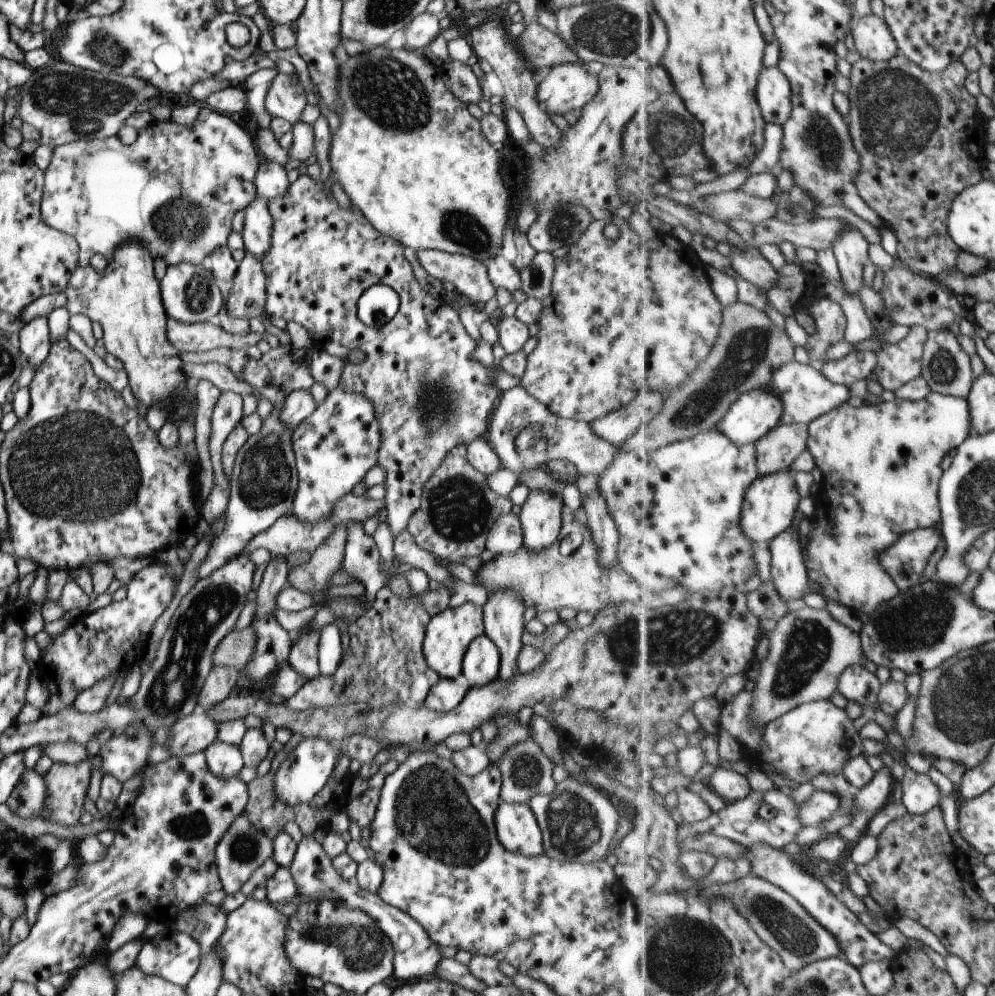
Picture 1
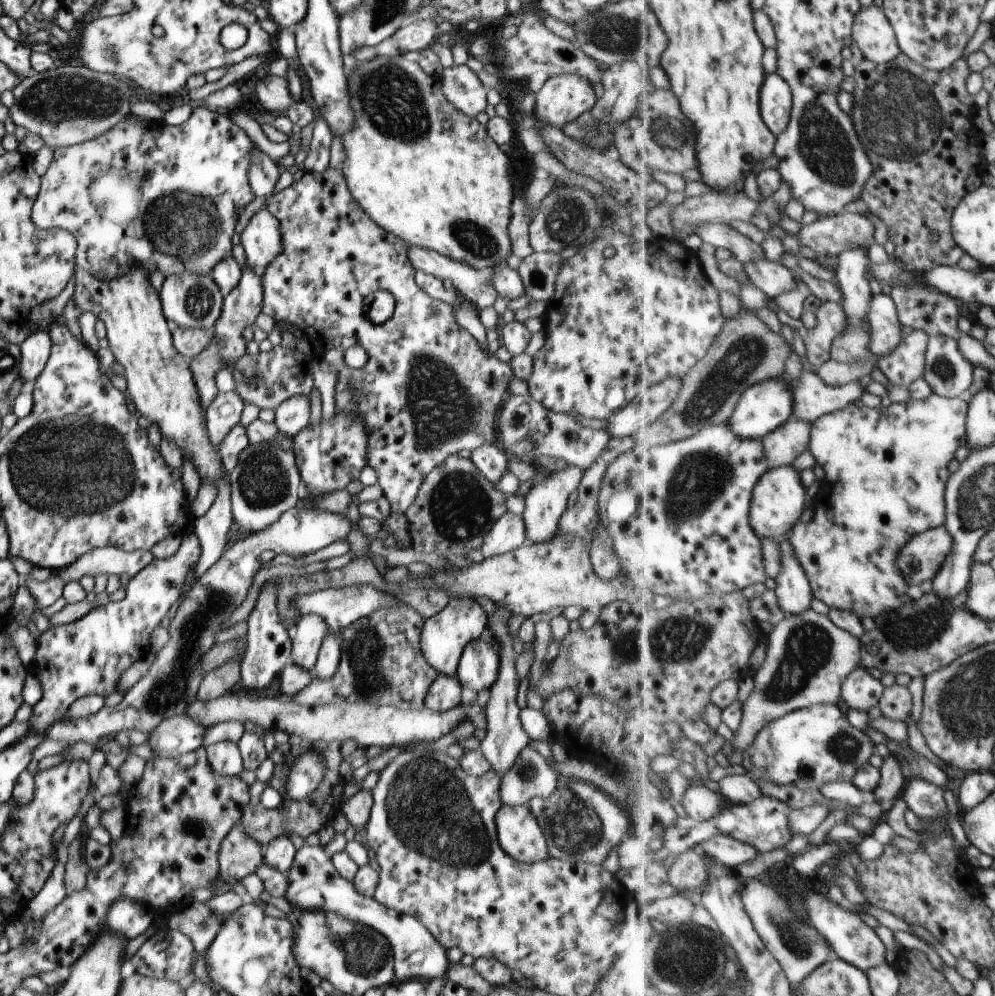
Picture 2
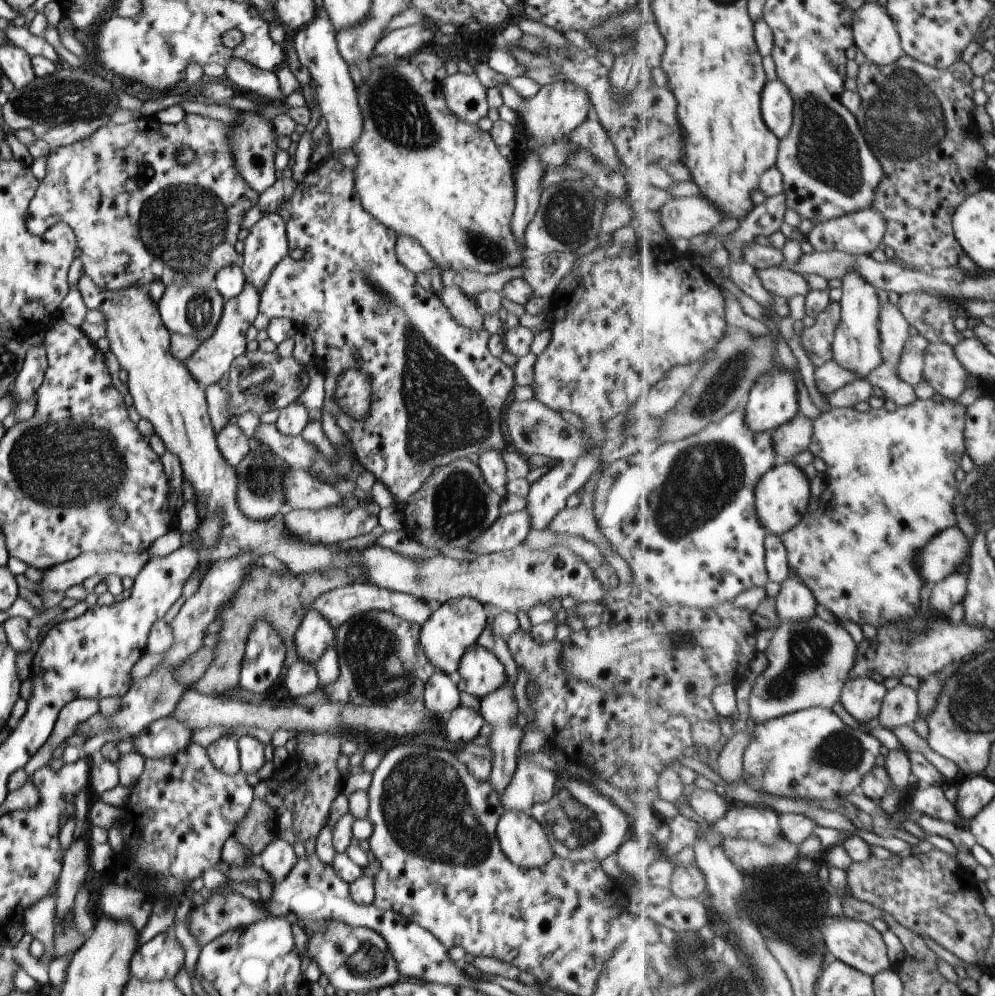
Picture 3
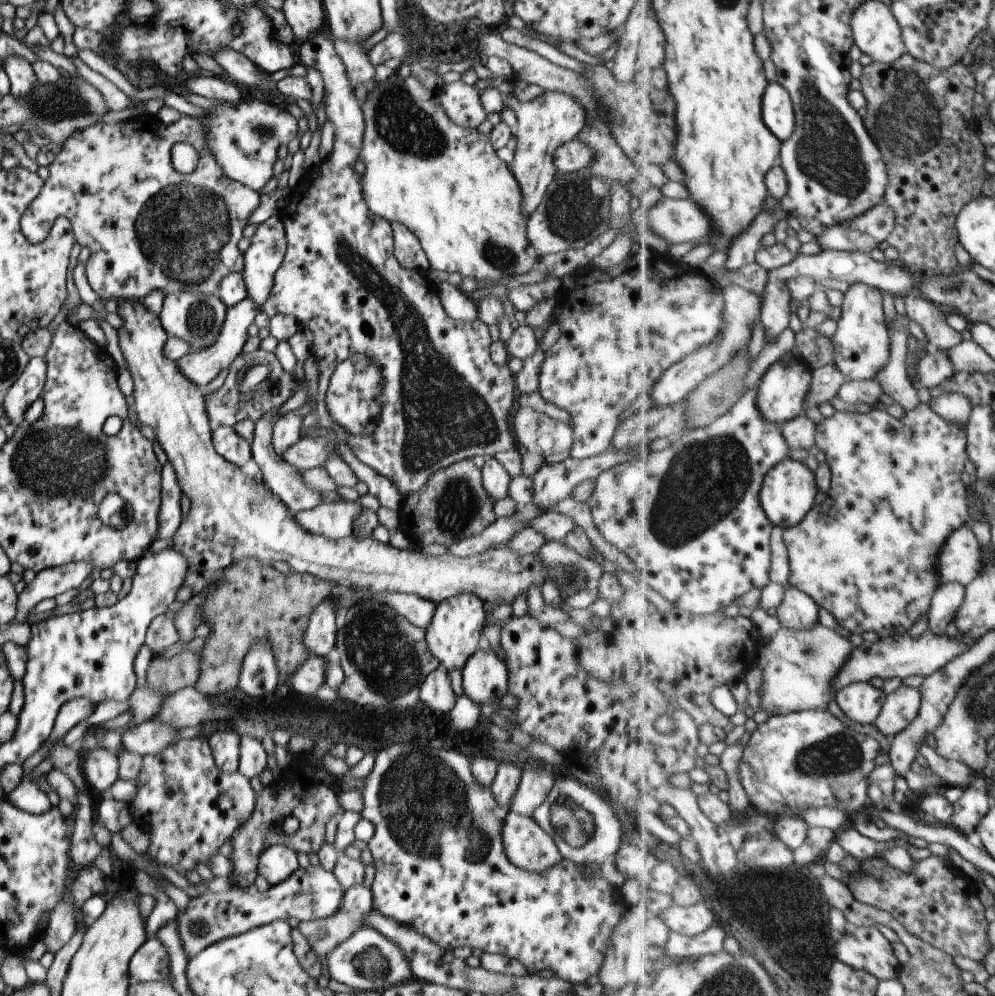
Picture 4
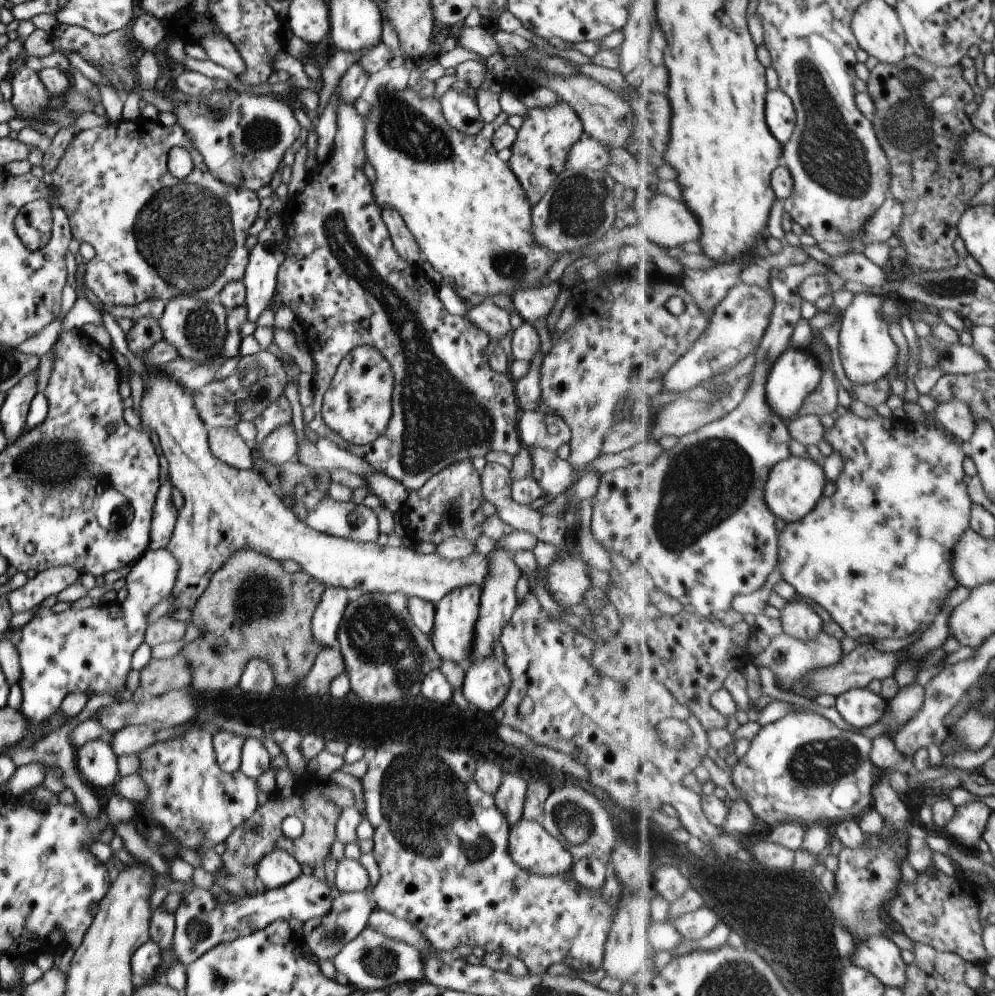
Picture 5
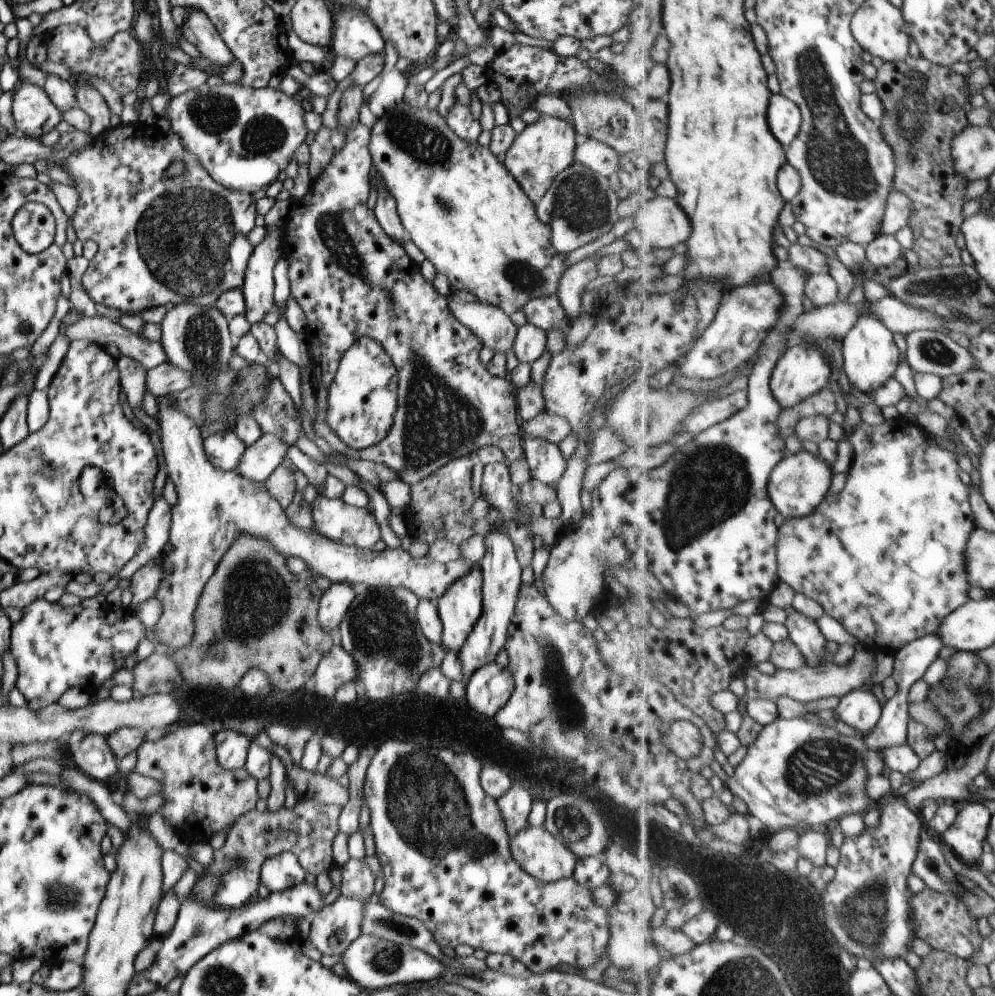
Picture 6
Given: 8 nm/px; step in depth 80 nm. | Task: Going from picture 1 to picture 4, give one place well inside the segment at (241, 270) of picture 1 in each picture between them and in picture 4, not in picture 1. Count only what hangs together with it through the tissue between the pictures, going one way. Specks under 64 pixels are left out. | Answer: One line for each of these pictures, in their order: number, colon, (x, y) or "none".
2: (240, 306)
3: (210, 361)
4: (200, 367)

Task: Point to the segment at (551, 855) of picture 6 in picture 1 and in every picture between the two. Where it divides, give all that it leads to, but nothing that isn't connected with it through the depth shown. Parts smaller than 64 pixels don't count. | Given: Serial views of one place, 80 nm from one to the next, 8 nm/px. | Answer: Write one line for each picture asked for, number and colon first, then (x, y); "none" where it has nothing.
1: (516, 830)
2: (520, 837)
3: (521, 839)
4: (525, 843)
5: (530, 846)

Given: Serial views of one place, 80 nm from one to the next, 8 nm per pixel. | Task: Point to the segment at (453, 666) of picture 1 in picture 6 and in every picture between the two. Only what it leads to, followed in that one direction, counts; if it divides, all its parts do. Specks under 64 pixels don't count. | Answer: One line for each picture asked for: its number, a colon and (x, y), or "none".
2: (444, 635)
3: (453, 626)
4: (452, 634)
5: (455, 614)
6: (458, 608)

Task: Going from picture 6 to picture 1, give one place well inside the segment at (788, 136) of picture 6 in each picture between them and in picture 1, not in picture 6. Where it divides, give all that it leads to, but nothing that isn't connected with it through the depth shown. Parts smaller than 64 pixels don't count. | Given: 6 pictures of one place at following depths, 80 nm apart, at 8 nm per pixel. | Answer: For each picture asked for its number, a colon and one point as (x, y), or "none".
1: (774, 93)
2: (777, 102)
3: (778, 106)
4: (778, 106)
5: (781, 113)

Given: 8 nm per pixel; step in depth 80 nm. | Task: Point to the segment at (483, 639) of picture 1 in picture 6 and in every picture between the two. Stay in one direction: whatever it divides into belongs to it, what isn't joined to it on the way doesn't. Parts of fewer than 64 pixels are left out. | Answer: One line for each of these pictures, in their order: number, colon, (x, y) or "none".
2: (477, 669)
3: (479, 672)
4: (484, 676)
5: (485, 683)
6: (486, 690)

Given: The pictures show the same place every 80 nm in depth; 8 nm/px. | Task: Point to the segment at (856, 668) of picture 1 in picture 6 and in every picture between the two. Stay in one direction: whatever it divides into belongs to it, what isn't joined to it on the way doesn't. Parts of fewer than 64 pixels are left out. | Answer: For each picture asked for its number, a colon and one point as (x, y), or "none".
2: (861, 691)
3: (863, 698)
4: (860, 702)
5: (861, 708)
6: (859, 709)

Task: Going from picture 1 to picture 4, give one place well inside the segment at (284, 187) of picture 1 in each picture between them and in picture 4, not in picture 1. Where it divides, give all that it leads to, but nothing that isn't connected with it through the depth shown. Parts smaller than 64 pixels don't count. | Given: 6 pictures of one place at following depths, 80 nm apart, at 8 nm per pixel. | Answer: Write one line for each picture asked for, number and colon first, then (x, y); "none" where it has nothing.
2: (261, 174)
3: (252, 140)
4: (242, 138)

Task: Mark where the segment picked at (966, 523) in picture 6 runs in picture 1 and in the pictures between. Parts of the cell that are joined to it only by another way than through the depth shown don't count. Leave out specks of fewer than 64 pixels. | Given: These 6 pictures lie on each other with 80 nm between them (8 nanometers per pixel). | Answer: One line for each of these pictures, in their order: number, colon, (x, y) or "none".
1: (881, 464)
2: (888, 468)
3: (893, 473)
4: (869, 555)
5: (877, 555)

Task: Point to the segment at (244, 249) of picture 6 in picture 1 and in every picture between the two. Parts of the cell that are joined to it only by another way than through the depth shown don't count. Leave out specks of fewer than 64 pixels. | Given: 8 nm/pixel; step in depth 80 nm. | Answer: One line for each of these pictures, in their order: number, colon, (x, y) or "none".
1: (175, 189)
2: (161, 197)
3: (138, 215)
4: (147, 227)
5: (155, 237)

